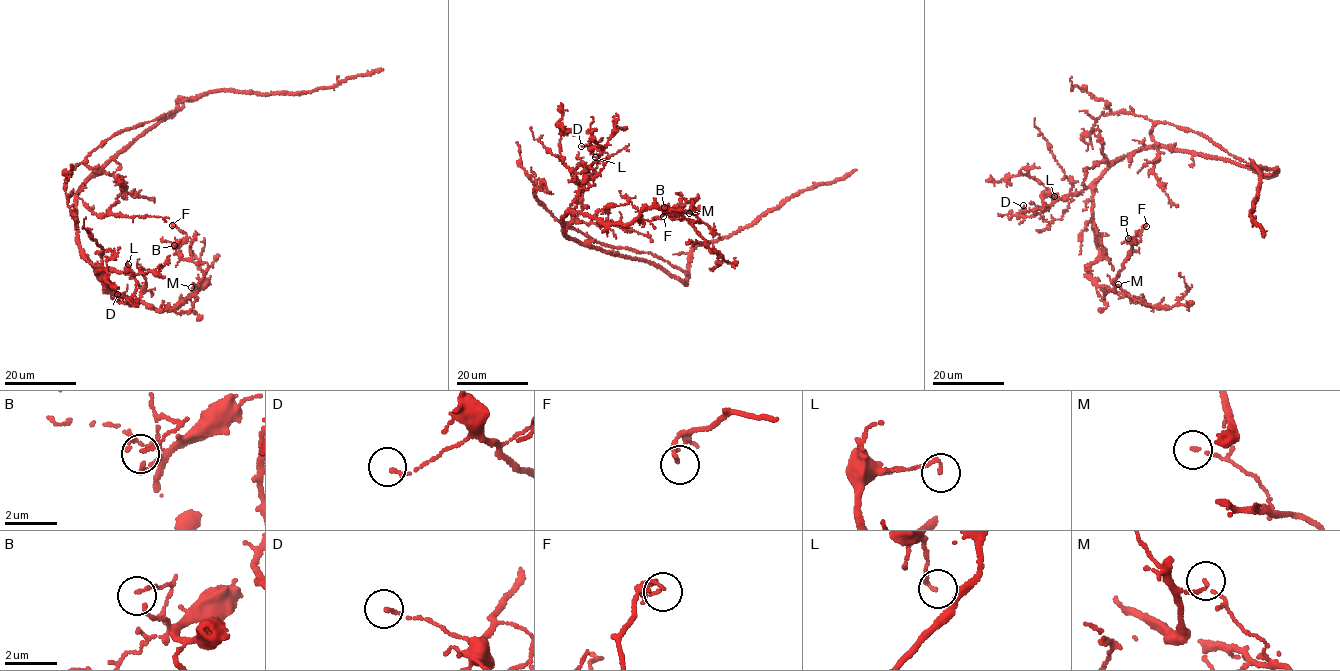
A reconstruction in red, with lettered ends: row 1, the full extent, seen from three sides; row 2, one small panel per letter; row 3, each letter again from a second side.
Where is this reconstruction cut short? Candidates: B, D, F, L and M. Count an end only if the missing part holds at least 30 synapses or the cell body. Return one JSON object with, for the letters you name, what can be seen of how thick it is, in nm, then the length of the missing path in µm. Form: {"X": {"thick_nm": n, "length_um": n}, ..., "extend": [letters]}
{"extend": []}

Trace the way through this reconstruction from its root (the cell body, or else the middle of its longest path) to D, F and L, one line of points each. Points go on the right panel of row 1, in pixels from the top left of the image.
D: (1193, 151), (1157, 144), (1121, 157), (1089, 186), (1058, 199), (1042, 212), (1023, 216), (1023, 205)
F: (1193, 151), (1157, 144), (1100, 178), (1092, 218), (1100, 252), (1089, 273), (1096, 284), (1114, 291), (1146, 226)
L: (1193, 151), (1157, 144), (1119, 158), (1081, 192), (1059, 199), (1048, 207), (1044, 204), (1044, 197), (1054, 196)

